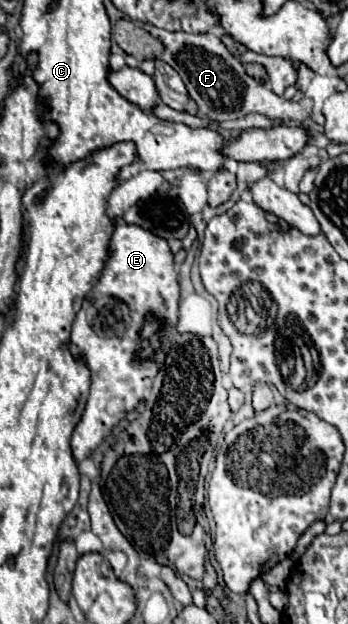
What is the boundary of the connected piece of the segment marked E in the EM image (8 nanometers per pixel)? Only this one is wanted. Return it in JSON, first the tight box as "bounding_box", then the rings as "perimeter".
{"bounding_box":[71,223,179,463],"perimeter":[[[117,223],[111,257],[89,299],[93,307],[83,307],[77,313],[71,331],[71,351],[83,355],[91,369],[91,393],[71,437],[77,463],[87,459],[113,427],[145,399],[145,391],[153,385],[177,337],[179,281],[169,243],[139,225]]]}

